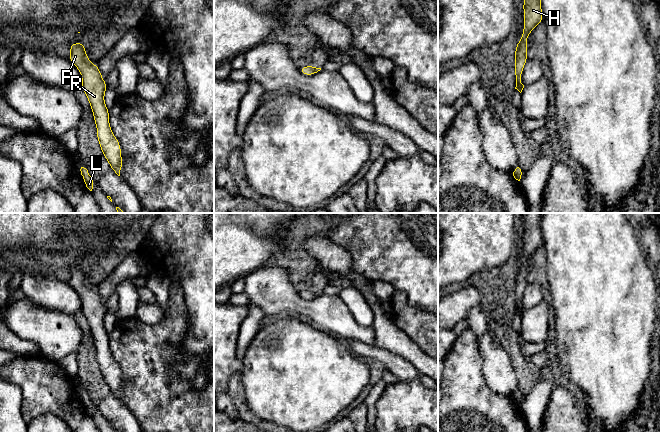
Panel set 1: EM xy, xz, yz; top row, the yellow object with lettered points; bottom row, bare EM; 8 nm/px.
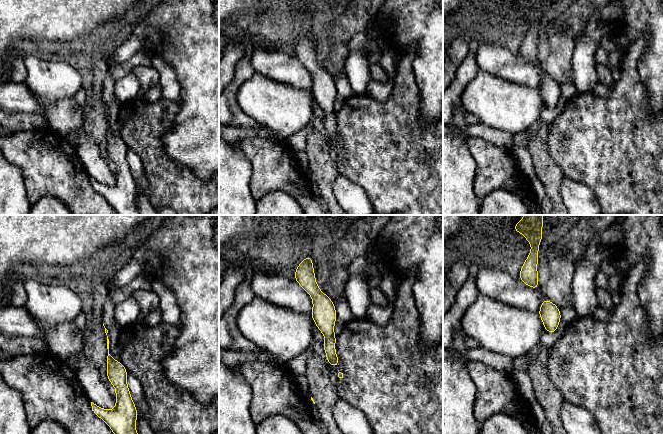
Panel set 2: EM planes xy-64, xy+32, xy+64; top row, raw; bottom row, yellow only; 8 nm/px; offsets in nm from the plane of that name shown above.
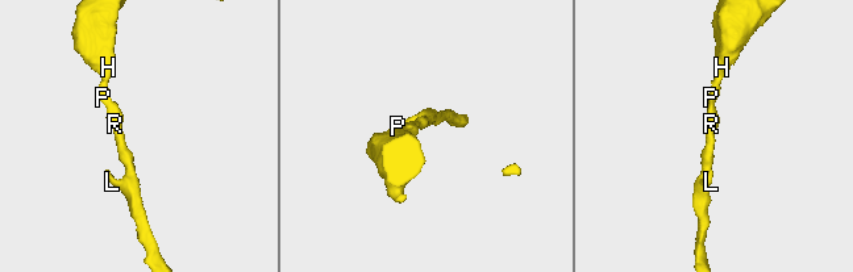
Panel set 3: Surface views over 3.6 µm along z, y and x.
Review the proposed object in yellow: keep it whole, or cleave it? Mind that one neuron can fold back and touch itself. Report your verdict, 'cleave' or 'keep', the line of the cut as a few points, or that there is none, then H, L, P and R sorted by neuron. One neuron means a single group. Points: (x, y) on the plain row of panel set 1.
keep | no cut | H L P R

